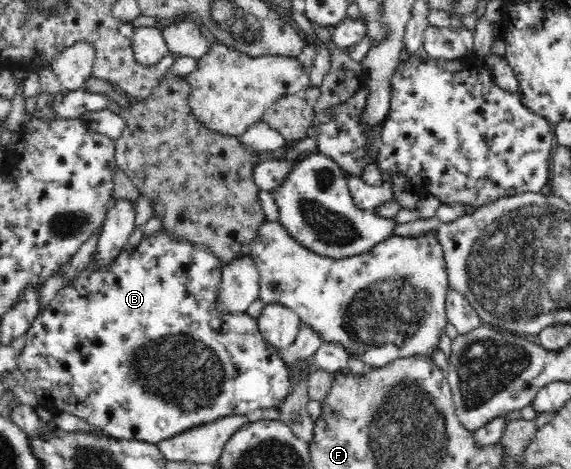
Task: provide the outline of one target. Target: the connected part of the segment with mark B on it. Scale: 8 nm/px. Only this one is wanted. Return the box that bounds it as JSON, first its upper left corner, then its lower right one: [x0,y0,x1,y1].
[17,231,292,443]

